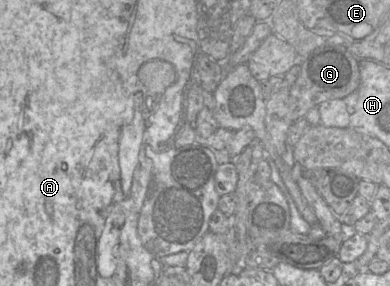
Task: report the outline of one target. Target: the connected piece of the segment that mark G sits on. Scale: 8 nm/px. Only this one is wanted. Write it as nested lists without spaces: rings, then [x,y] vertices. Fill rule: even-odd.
[[[323,46],[305,58],[300,58],[300,73],[292,86],[283,86],[274,91],[266,101],[265,127],[277,153],[289,168],[295,164],[293,147],[287,142],[290,126],[313,107],[331,99],[339,99],[353,93],[360,85],[358,60],[342,46]]]

